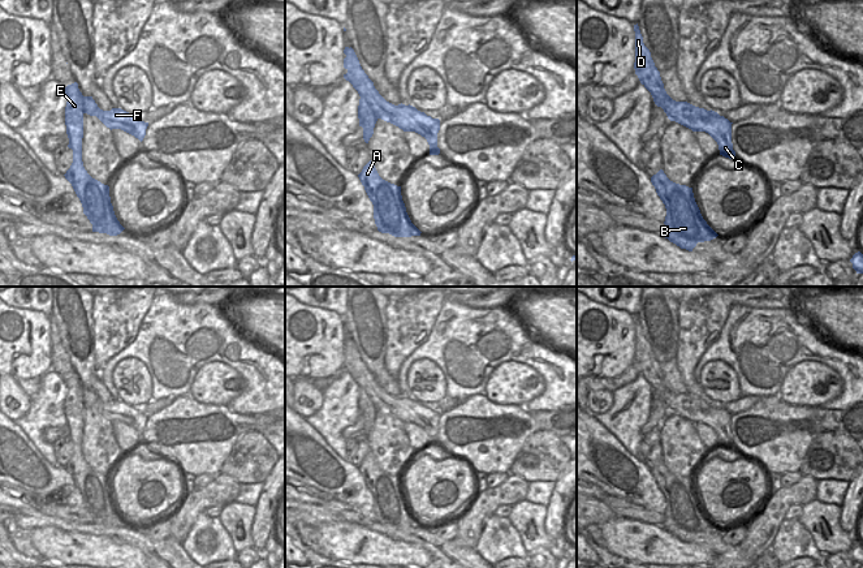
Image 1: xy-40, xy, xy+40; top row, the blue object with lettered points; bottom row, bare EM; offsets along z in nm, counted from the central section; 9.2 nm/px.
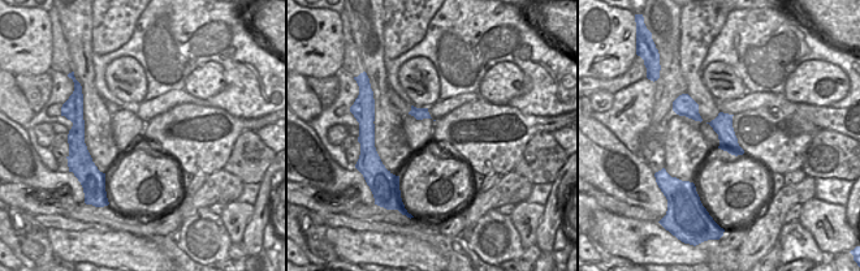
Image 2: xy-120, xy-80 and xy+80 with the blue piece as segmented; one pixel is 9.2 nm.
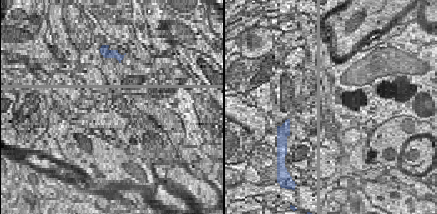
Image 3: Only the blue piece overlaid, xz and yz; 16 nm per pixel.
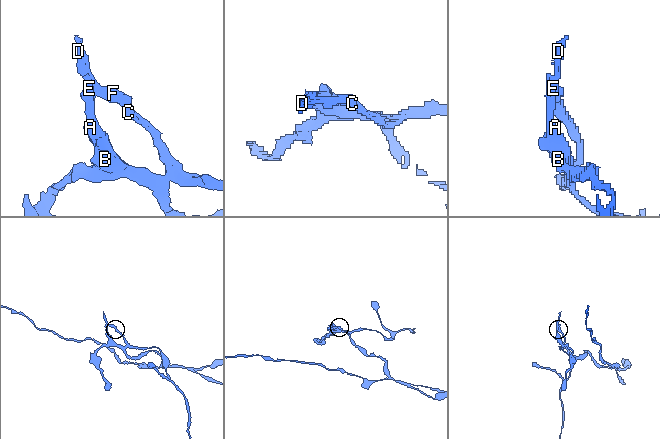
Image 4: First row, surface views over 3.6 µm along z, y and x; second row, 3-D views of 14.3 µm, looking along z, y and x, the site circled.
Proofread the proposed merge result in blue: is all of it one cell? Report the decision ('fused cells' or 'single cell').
fused cells

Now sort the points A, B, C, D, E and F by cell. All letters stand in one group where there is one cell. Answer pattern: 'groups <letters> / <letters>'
groups A B E / C D F

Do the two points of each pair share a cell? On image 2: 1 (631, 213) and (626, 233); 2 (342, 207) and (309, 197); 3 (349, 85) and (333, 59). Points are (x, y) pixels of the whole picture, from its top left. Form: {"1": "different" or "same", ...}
{"1": "different", "2": "same", "3": "different"}

